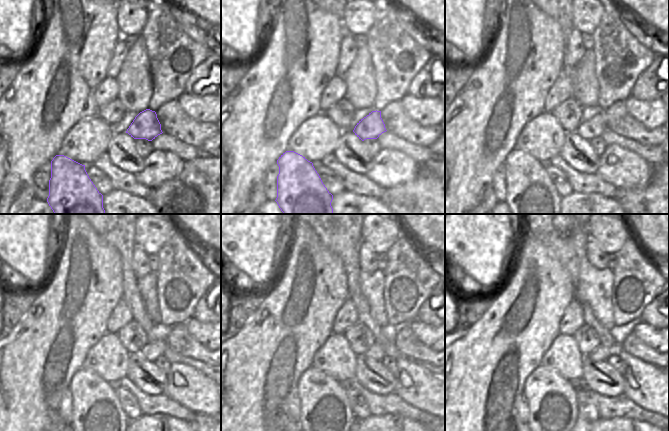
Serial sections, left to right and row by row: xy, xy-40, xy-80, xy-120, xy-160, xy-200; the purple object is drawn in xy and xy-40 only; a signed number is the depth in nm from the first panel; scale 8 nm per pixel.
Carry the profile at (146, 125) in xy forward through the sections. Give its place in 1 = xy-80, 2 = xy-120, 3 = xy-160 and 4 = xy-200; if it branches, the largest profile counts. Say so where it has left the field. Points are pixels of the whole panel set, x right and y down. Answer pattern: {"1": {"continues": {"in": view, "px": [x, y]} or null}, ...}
{"1": {"continues": {"in": "xy-80", "px": [594, 127]}}, "2": {"continues": {"in": "xy-120", "px": [154, 349]}}, "3": {"continues": {"in": "xy-160", "px": [377, 352]}}, "4": {"continues": {"in": "xy-200", "px": [602, 353]}}}

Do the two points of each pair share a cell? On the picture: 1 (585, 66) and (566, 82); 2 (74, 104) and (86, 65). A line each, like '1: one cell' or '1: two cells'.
1: two cells
2: one cell

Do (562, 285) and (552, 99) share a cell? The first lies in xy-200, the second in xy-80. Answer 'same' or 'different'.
different

